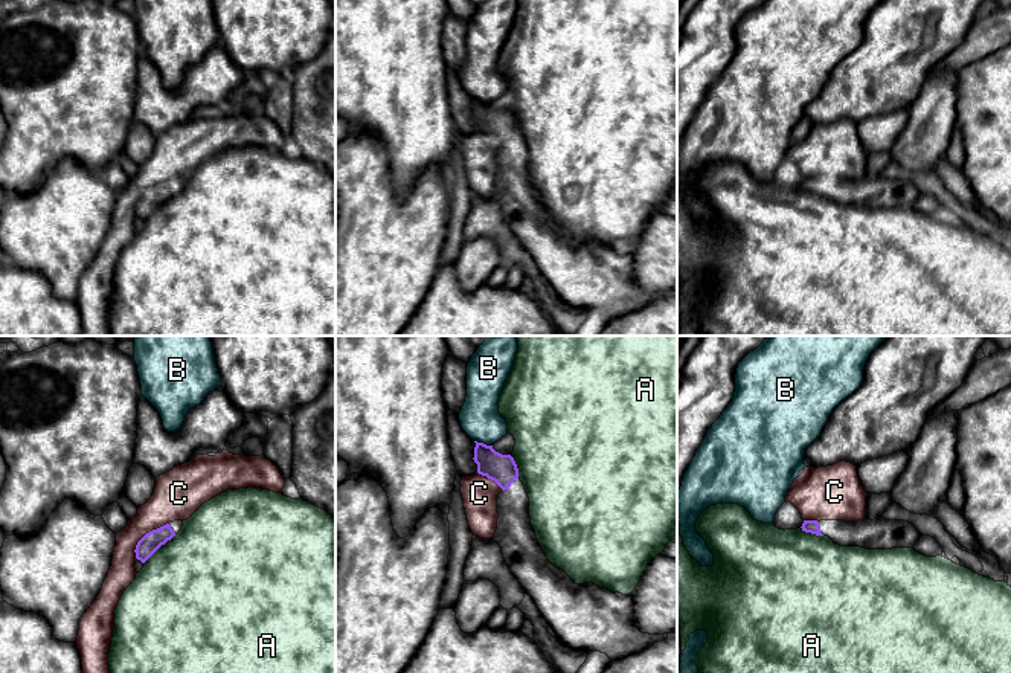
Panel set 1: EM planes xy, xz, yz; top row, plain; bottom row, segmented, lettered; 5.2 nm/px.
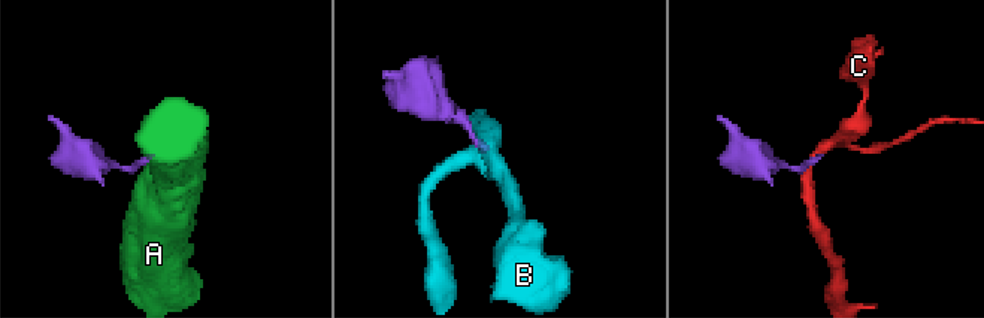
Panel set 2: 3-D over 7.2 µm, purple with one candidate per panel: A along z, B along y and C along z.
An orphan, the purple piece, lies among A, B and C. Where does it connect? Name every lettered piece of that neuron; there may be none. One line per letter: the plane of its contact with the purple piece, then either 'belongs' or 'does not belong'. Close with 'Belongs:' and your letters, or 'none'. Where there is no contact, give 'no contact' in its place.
A: xy | does not belong
B: xz | does not belong
C: xy | does not belong
Belongs: none

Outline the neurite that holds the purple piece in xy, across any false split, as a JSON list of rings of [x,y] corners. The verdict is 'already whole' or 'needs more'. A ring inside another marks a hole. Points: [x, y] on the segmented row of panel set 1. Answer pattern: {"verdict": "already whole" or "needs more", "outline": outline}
{"verdict": "needs more", "outline": [[[174,520],[146,533],[136,545],[136,559],[145,563],[162,545],[171,540],[181,526],[183,520]]]}

